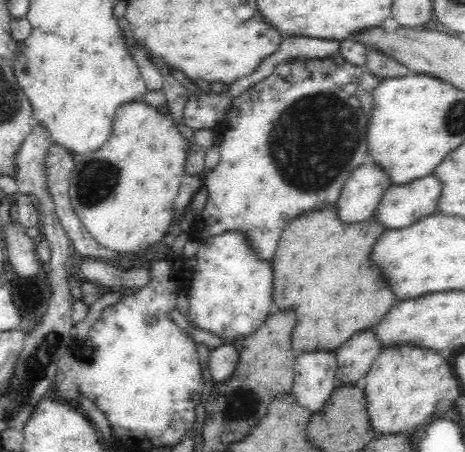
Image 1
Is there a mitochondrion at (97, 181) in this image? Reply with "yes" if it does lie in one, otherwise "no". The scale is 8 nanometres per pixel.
yes

